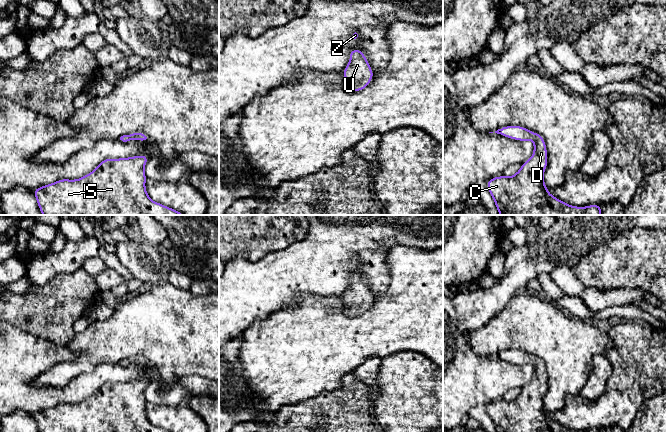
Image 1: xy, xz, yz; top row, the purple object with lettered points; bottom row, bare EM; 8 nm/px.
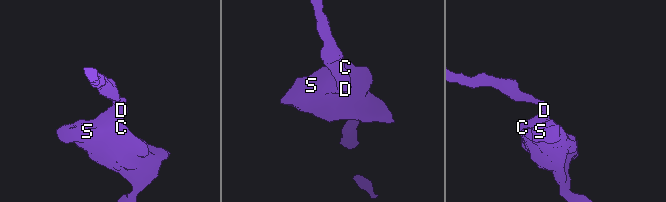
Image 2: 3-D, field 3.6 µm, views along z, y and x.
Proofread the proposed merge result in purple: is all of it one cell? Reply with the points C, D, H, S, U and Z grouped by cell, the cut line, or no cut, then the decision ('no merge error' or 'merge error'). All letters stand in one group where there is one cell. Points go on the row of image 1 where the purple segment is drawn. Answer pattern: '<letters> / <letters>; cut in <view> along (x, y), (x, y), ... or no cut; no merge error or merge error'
C D H S U Z; no cut; no merge error

